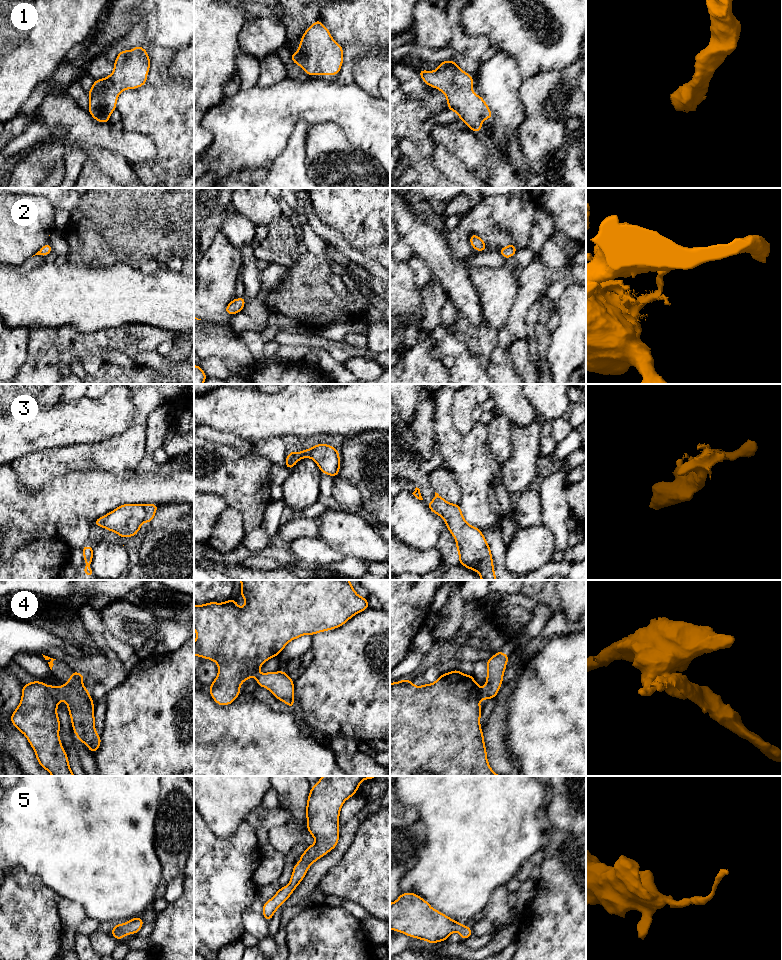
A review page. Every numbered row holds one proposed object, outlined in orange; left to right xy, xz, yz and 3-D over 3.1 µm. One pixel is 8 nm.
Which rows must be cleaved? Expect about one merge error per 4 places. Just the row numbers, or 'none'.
2, 4

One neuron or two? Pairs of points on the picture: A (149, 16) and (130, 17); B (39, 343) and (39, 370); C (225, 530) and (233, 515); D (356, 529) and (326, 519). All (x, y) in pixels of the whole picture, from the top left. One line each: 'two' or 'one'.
A: two
B: one
C: one
D: one

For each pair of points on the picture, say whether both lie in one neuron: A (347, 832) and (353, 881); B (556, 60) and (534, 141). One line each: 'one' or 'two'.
A: two
B: two

